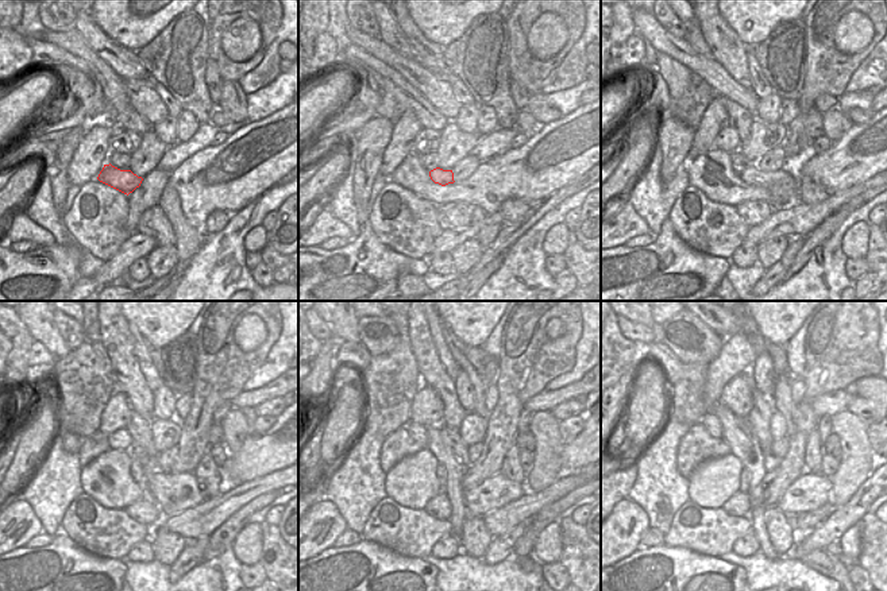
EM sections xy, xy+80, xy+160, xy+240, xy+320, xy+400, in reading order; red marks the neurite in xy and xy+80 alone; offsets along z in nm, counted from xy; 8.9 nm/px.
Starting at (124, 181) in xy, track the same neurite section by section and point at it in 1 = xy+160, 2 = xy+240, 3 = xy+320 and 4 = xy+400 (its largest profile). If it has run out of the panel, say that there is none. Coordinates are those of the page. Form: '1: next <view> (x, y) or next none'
1: next xy+160 (783, 189)
2: next xy+240 (173, 493)
3: next xy+320 (496, 491)
4: next xy+400 (810, 491)

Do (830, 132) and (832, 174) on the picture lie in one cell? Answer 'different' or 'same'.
different

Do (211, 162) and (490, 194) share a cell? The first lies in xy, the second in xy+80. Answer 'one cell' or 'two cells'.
one cell

